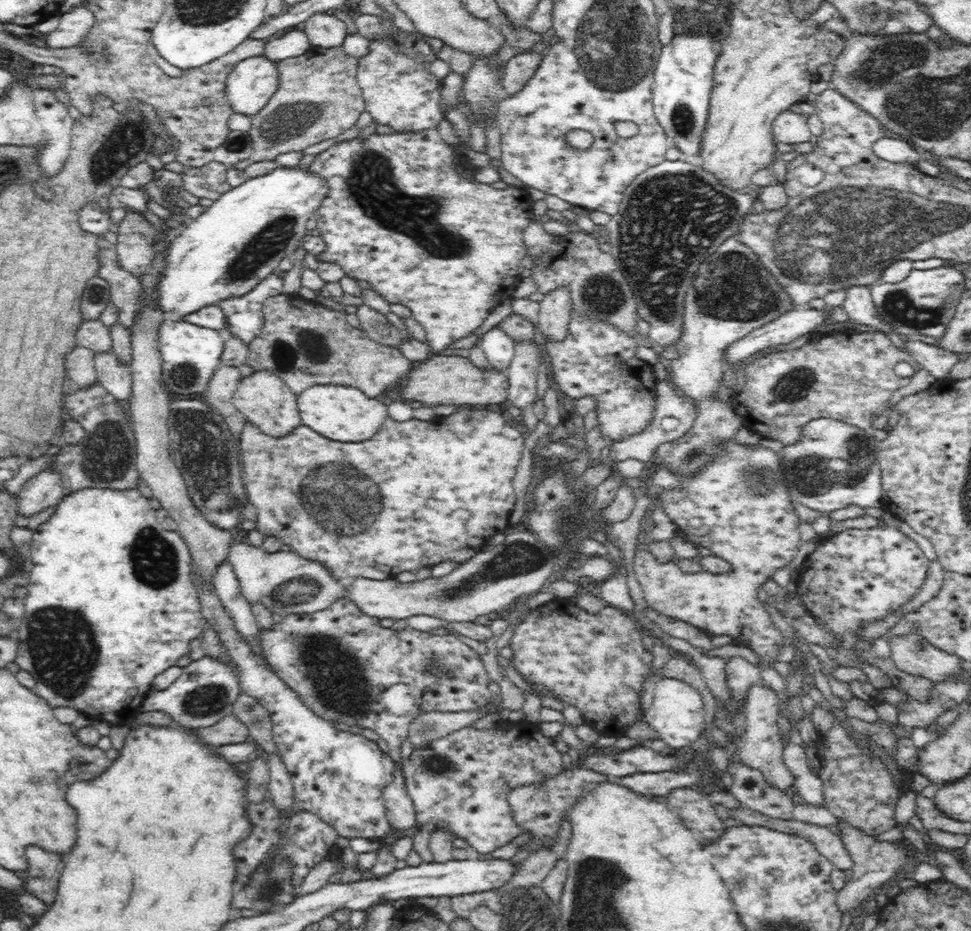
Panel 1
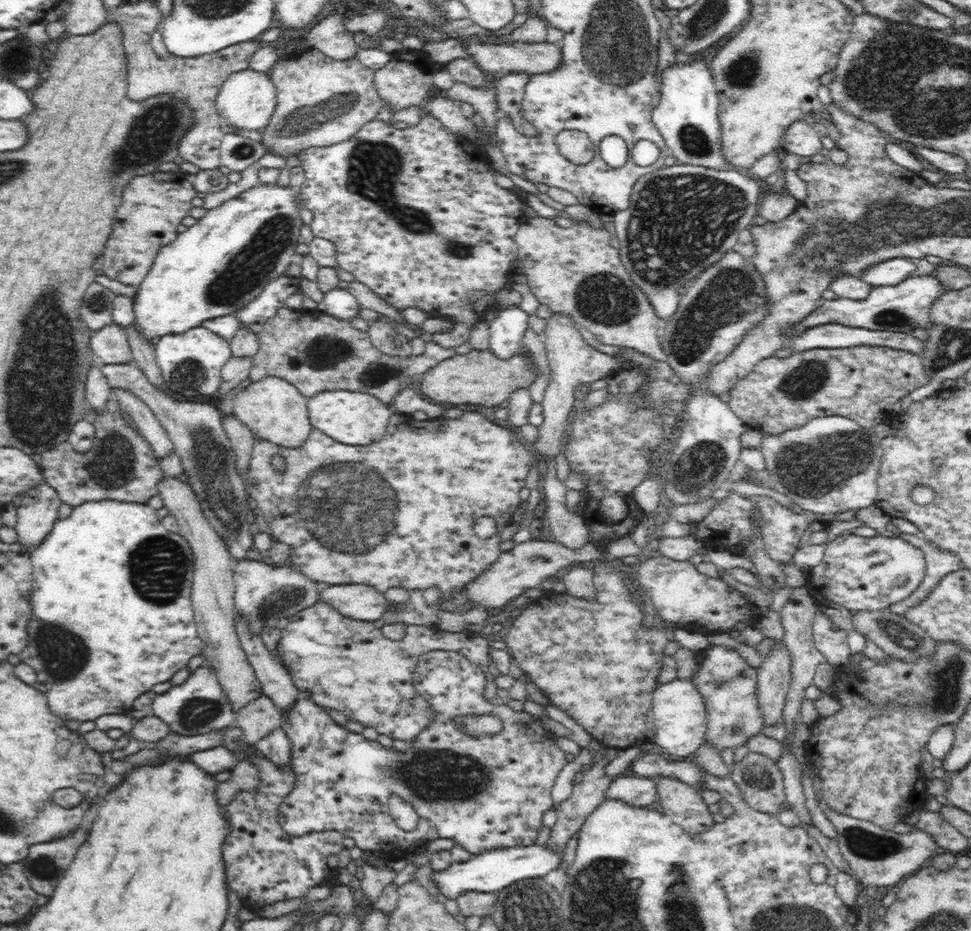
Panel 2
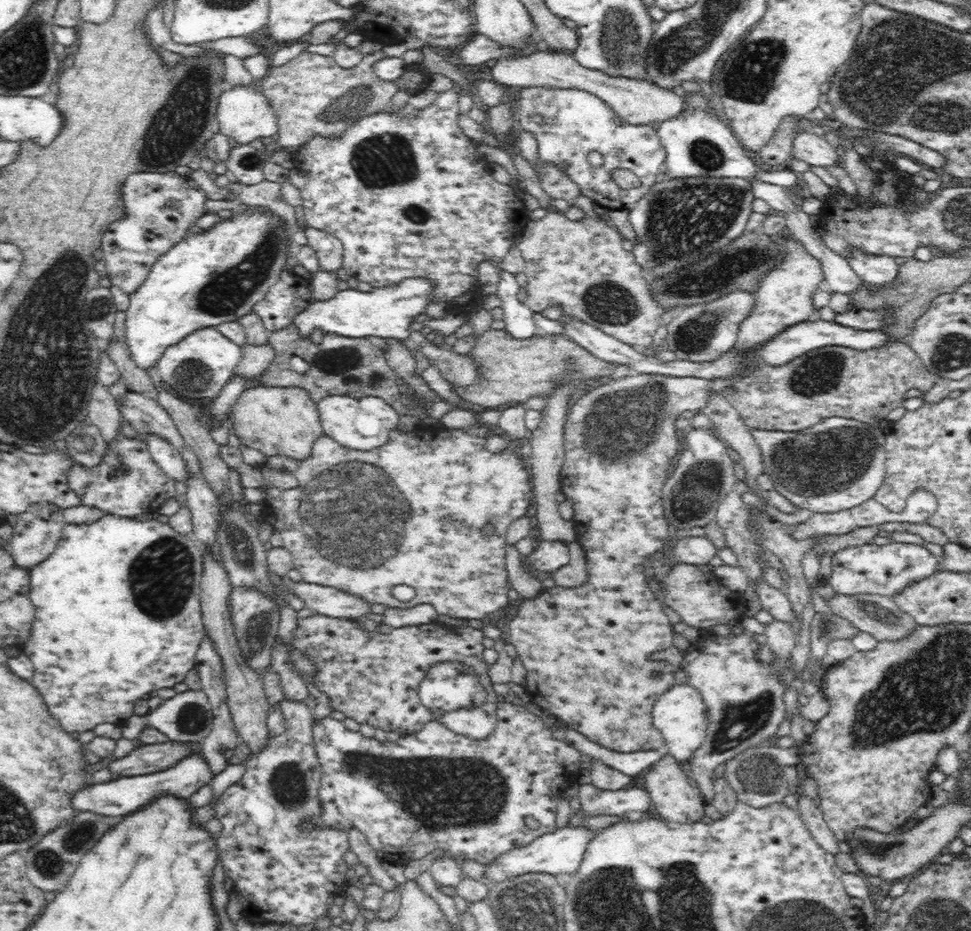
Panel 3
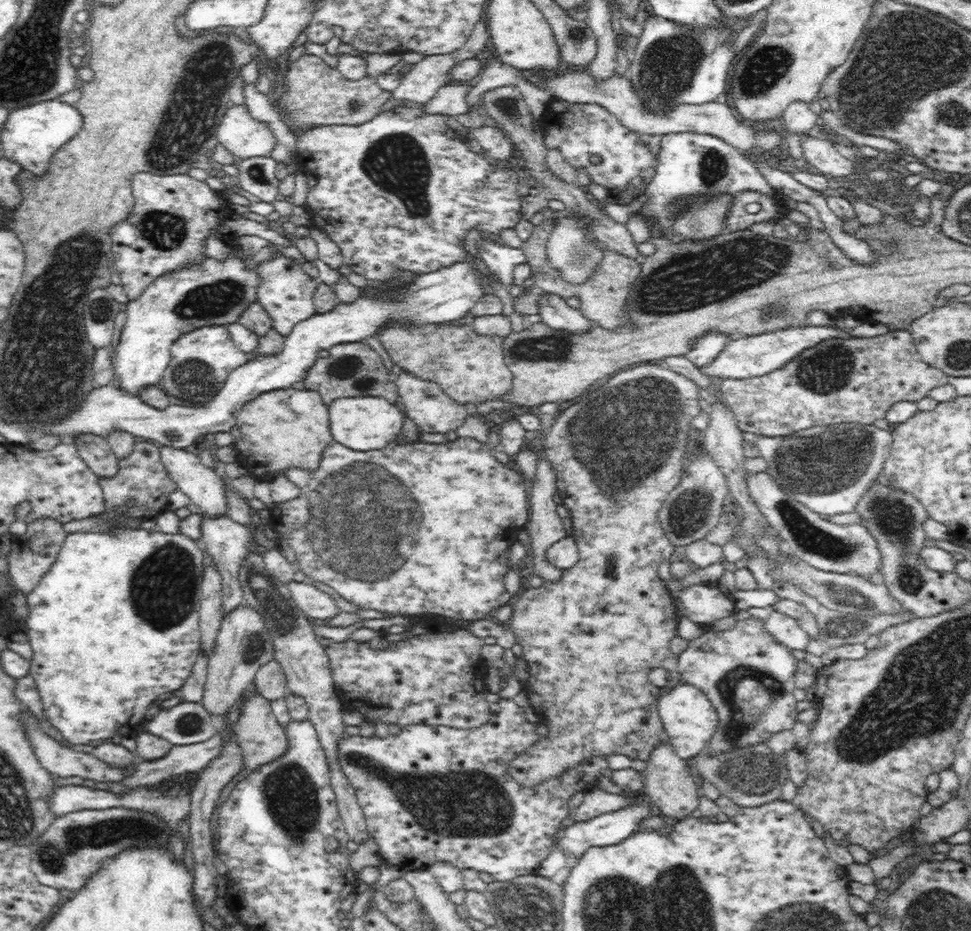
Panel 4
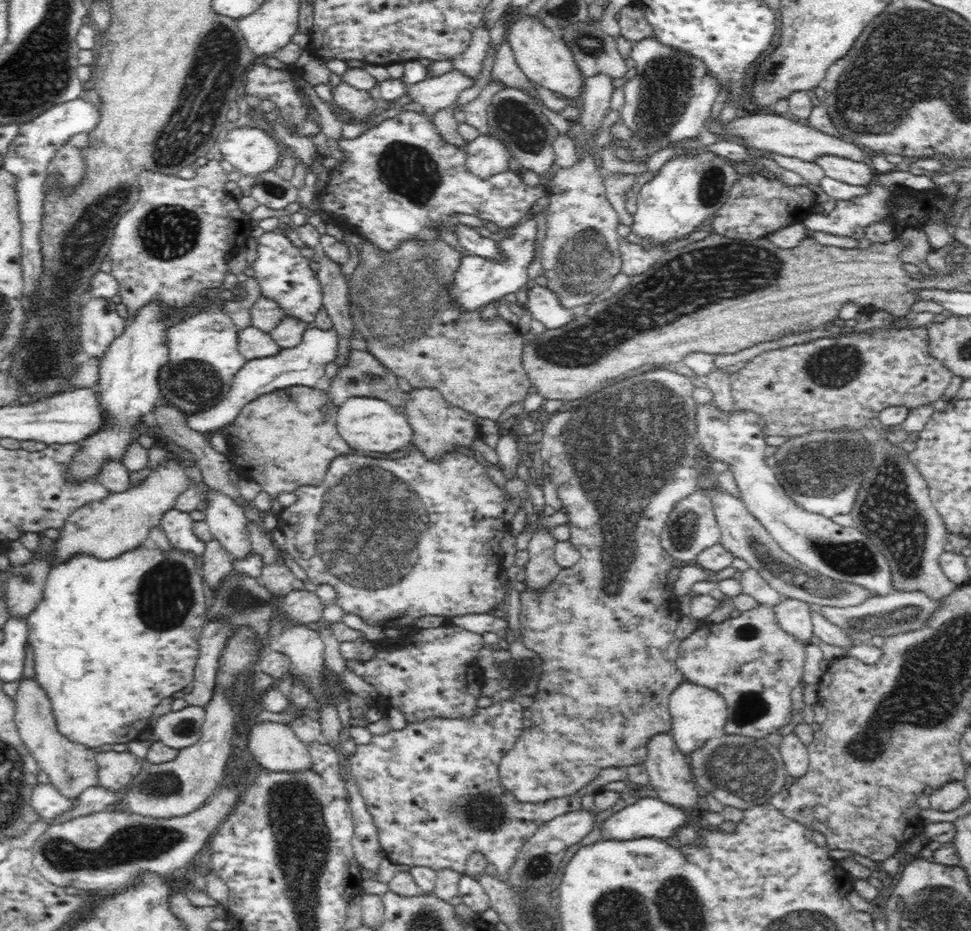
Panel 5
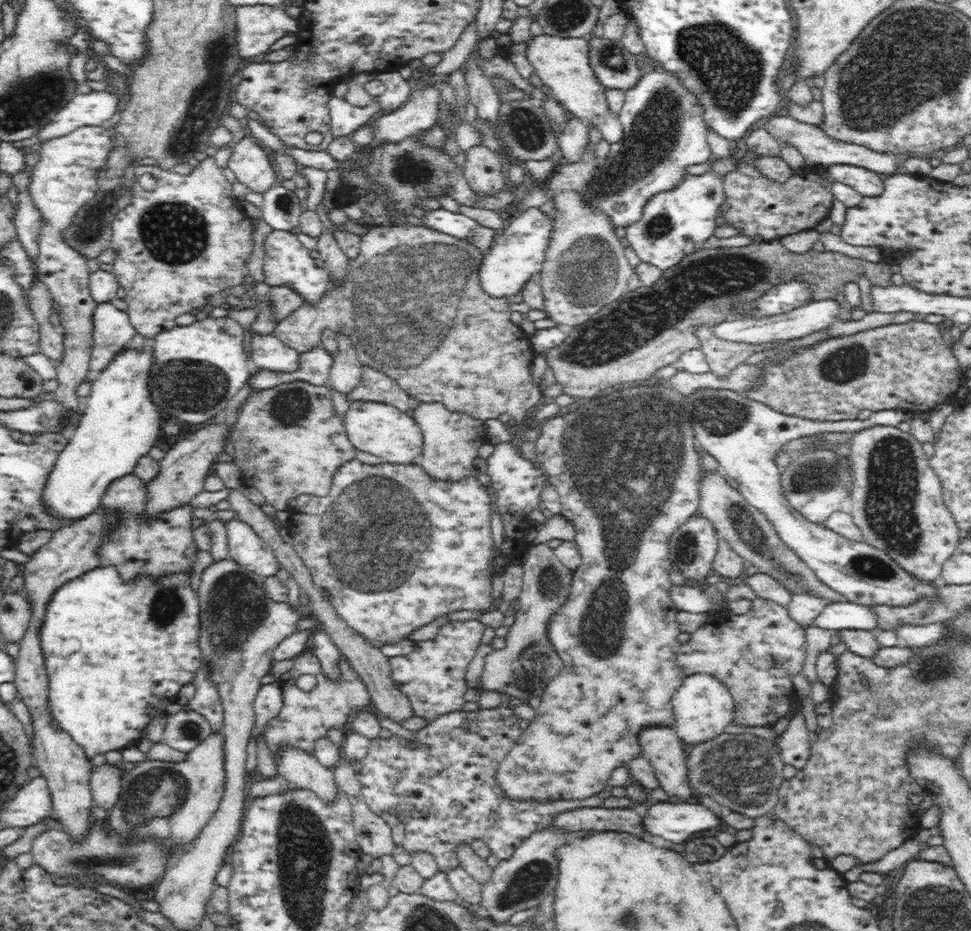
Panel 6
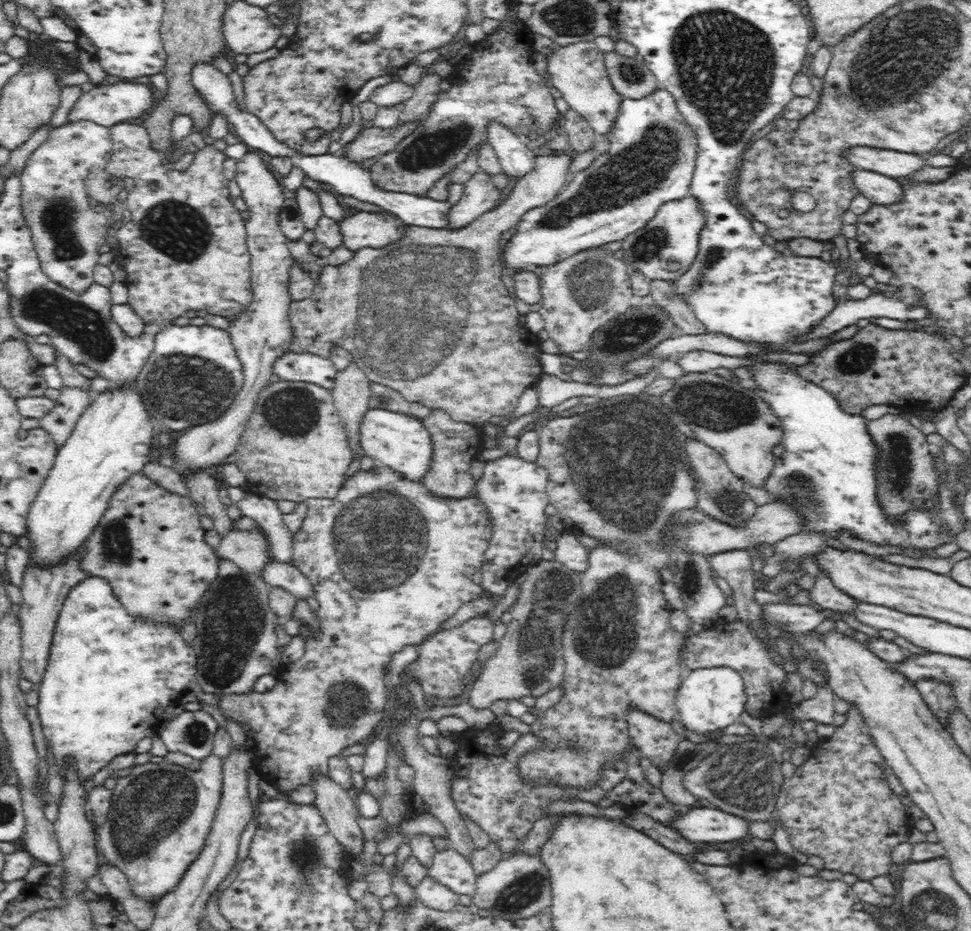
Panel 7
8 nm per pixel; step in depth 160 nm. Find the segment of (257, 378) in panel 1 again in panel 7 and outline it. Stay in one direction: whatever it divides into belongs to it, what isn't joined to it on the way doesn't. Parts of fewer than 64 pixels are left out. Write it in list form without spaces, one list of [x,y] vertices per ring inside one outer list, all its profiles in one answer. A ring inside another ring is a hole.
[[[280,381],[265,386],[258,395],[252,416],[242,432],[237,450],[224,462],[234,462],[246,477],[243,489],[272,500],[297,503],[309,498],[334,498],[346,482],[350,463],[354,459],[342,420],[335,410],[330,389],[309,382]]]

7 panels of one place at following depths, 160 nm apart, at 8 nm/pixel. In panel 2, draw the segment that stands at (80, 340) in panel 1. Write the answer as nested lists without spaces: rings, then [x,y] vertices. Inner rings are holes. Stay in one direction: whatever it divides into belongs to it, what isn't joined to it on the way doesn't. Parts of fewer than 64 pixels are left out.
[[[121,325],[100,327],[91,331],[89,347],[96,358],[106,365],[118,365],[120,363],[132,363],[133,352],[131,351],[126,331]]]

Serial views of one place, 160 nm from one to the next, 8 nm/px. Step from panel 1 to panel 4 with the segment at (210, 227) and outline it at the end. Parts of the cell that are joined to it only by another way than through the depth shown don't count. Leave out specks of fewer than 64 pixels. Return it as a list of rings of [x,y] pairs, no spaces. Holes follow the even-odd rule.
[[[233,247],[230,256],[223,262],[205,256],[201,263],[188,265],[169,273],[161,274],[154,279],[138,298],[126,303],[126,321],[115,351],[112,351],[112,369],[114,369],[114,386],[124,389],[126,393],[139,396],[139,390],[145,386],[156,385],[161,381],[163,372],[171,361],[171,346],[180,336],[202,326],[222,326],[236,323],[241,314],[252,303],[257,302],[256,290],[260,286],[260,275],[256,268],[247,270]]]

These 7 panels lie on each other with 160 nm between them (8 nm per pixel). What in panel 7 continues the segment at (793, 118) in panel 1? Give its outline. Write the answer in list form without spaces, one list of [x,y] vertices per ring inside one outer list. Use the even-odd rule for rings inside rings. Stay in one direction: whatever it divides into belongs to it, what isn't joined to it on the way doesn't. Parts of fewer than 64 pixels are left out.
[[[856,169],[851,174],[851,181],[856,185],[859,194],[868,198],[872,204],[888,206],[902,200],[901,184],[894,178],[869,170]]]

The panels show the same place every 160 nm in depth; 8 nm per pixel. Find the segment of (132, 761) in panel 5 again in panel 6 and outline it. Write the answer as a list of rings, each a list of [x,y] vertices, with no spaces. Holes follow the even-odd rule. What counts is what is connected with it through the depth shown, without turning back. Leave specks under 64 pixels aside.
[[[103,764],[92,771],[90,776],[90,788],[92,791],[94,806],[99,806],[108,811],[117,804],[122,790],[120,768]]]

